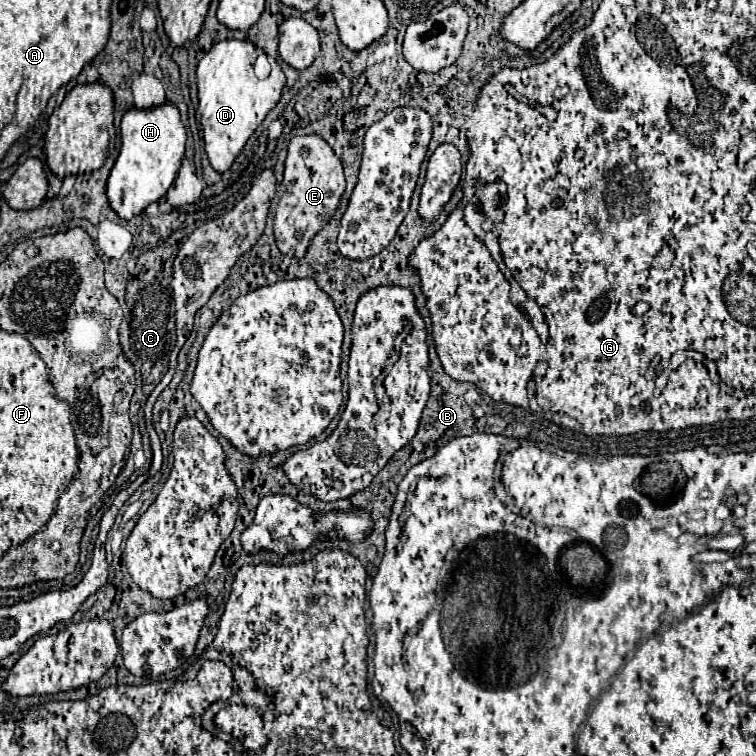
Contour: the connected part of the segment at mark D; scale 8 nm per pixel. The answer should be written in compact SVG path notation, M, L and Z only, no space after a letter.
M228 39L214 43L210 51L198 63L198 109L200 109L200 125L204 131L204 151L210 159L210 165L224 173L230 169L250 135L264 121L266 113L278 103L286 77L276 63L270 59L272 73L266 79L258 79L254 75L254 63L260 55L260 49L250 41Z

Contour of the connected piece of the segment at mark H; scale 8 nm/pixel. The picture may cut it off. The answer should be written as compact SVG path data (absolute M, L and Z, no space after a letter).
M164 103L150 109L128 109L120 123L120 155L108 177L108 199L120 219L132 219L142 213L150 203L162 199L172 187L186 145L186 127L180 119L180 111L172 103Z

